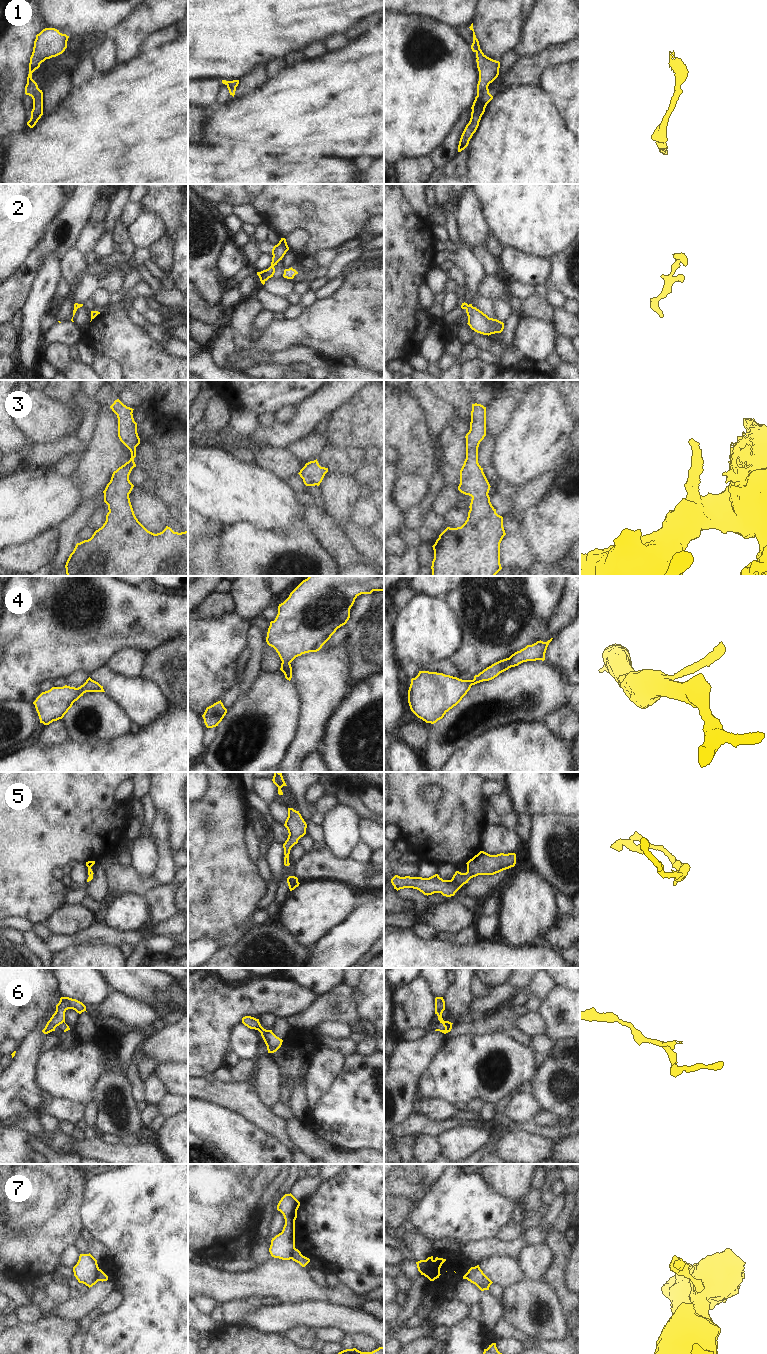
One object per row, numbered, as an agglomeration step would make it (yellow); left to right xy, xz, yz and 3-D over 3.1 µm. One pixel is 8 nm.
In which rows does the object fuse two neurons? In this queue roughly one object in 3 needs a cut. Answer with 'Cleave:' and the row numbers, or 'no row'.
Cleave: 6, 7

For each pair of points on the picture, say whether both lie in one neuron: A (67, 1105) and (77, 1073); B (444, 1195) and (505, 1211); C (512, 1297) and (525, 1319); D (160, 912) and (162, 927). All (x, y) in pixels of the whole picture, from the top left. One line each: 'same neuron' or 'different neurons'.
A: different neurons
B: same neuron
C: same neuron
D: different neurons

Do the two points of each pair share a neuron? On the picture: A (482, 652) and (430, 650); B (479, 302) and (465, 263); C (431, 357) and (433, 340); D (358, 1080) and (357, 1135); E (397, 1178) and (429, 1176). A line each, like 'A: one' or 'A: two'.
A: two
B: one
C: one
D: one
E: one

